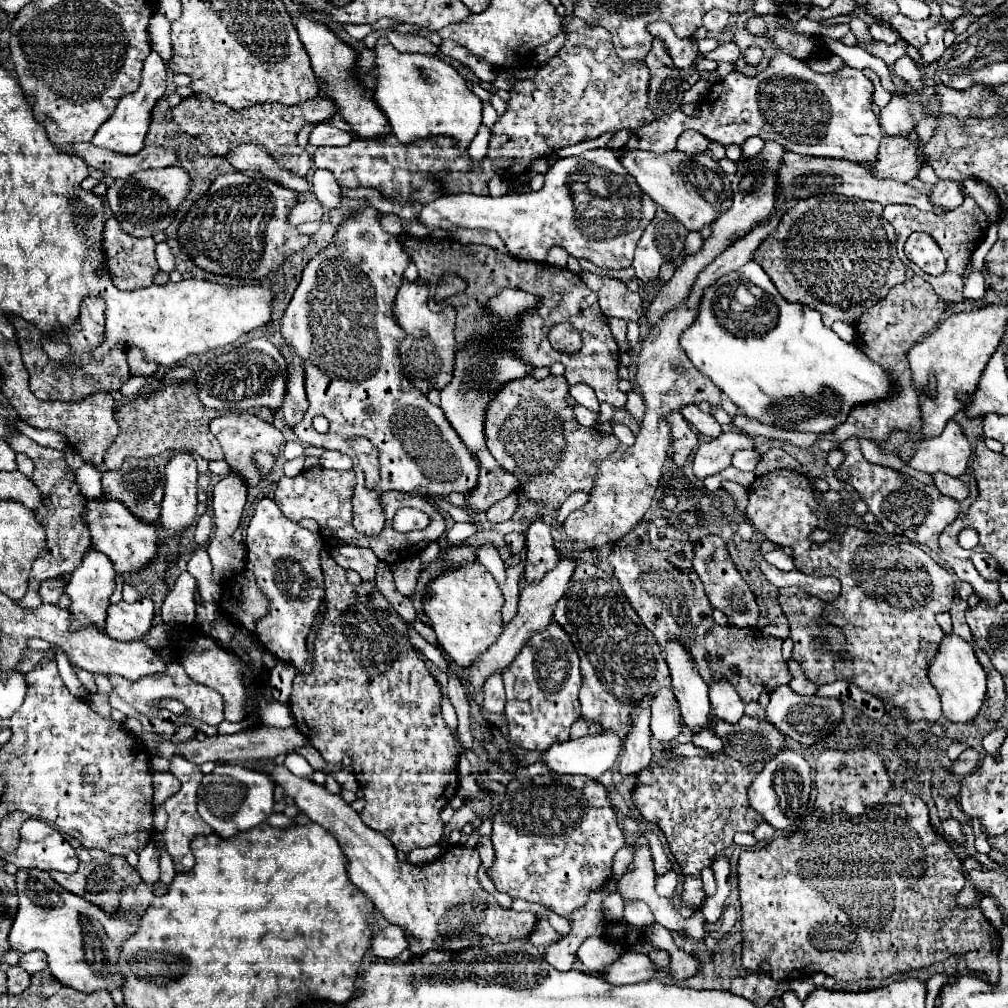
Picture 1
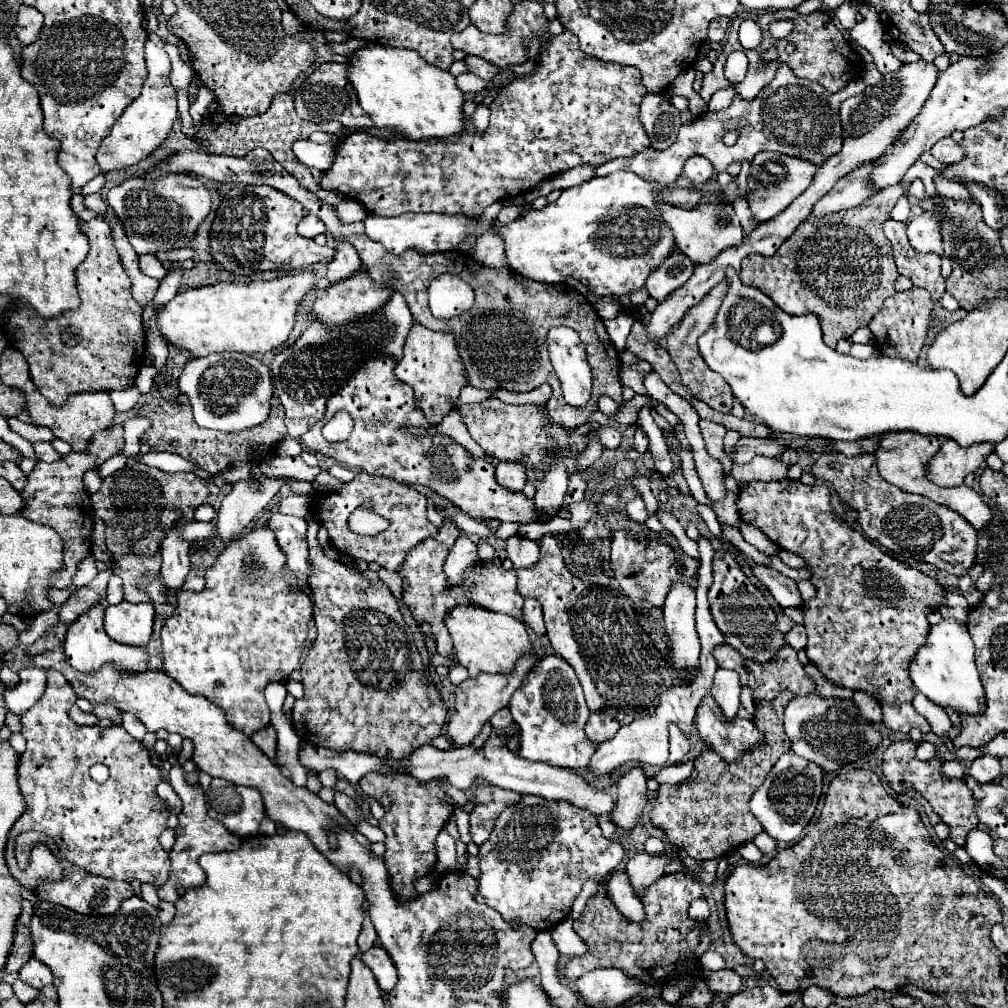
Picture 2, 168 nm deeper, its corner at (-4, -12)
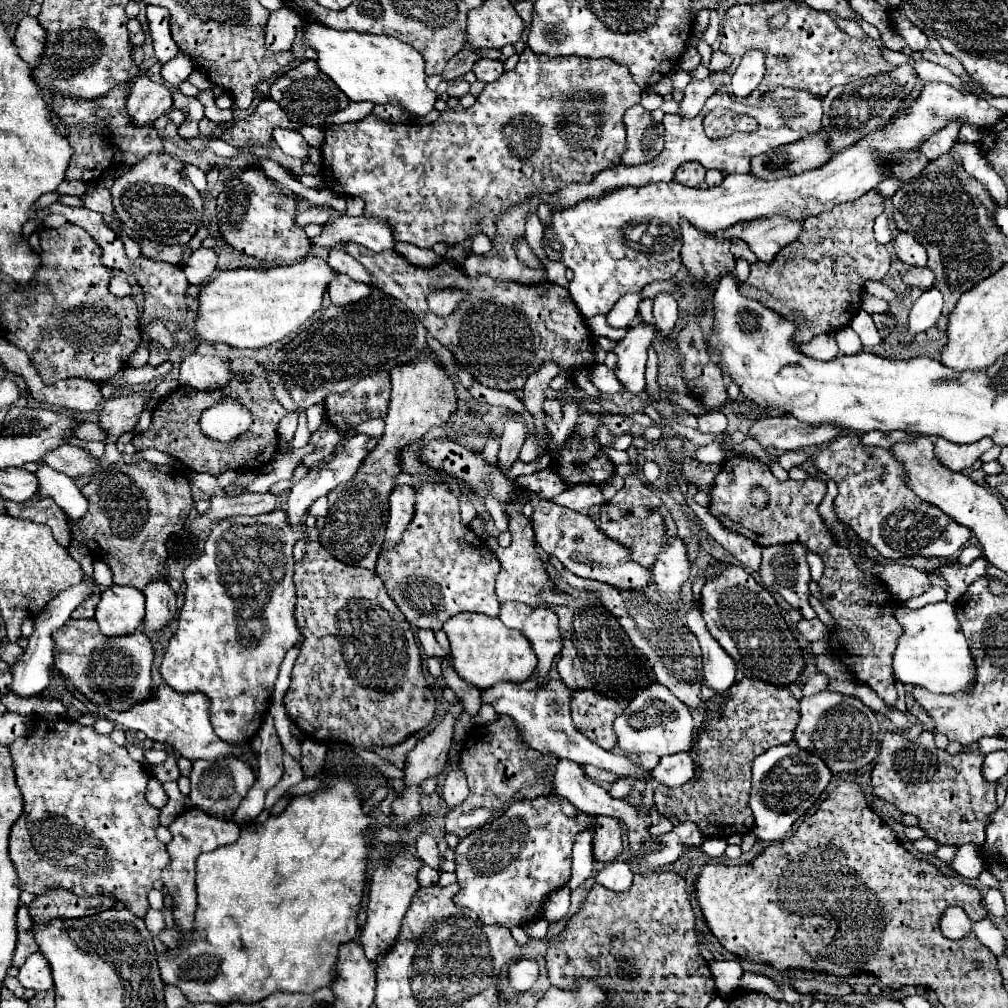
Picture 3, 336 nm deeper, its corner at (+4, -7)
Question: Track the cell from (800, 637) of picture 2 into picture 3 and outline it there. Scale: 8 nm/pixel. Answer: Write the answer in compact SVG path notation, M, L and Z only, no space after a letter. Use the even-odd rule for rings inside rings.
M814 618L814 620L800 620L796 628L798 628L800 636L802 636L804 640L808 640L808 642L824 640L824 638L828 636L828 628L826 628L818 618Z

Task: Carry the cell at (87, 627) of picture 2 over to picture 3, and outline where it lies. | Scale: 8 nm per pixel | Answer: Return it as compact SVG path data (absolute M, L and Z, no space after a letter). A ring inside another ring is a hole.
M94 618L70 620L62 630L54 634L54 644L54 666L66 678L70 678L74 688L80 690L88 700L96 704L108 704L112 710L126 710L150 696L150 668L154 650L142 630L118 638L108 638L98 630Z

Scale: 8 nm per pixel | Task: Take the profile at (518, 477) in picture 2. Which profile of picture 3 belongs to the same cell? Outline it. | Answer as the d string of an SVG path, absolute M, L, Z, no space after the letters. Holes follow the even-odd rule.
M510 418L504 424L504 434L500 436L500 452L498 452L498 466L510 470L512 464L518 460L520 448L524 444L526 424L522 418Z

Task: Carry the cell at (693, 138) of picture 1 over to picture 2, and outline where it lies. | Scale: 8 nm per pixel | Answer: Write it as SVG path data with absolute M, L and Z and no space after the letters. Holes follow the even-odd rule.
M690 157L684 165L684 177L692 183L706 183L714 177L714 167L704 157Z

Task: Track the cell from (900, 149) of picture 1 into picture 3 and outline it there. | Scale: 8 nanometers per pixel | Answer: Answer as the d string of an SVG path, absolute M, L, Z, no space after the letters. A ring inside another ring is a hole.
M772 216L770 220L748 220L746 224L734 224L734 228L726 228L724 236L726 238L736 236L736 238L748 242L748 246L758 256L758 260L770 262L780 248L784 248L786 244L790 244L790 242L794 242L798 238L798 234L802 232L804 220L806 218L802 218L802 220L786 220L786 216Z

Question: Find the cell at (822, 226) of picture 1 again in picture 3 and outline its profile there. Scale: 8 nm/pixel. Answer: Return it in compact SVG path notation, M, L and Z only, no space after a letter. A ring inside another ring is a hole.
M870 190L866 196L858 200L836 204L830 212L808 218L804 222L804 230L798 236L798 240L794 240L782 252L778 252L778 256L772 262L758 260L756 264L750 266L748 280L738 286L740 294L762 302L766 308L790 320L798 320L800 326L794 334L794 340L798 344L810 342L818 334L834 334L842 330L862 308L862 294L864 294L866 280L878 282L890 270L890 254L884 244L878 244L874 240L874 232L872 232L874 218L884 210L884 202L886 202L884 196L880 196L876 190Z

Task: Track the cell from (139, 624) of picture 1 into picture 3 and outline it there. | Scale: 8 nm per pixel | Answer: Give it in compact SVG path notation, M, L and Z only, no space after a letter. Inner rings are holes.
M110 586L102 592L94 618L106 636L132 634L144 620L144 594L130 586Z

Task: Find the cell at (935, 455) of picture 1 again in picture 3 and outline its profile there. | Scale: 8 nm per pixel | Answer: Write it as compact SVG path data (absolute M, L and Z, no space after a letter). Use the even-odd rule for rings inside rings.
M938 438L934 454L942 464L946 464L946 468L950 468L952 472L960 472L964 468L970 468L992 446L994 442L990 438L982 438L974 444L954 444L946 438Z

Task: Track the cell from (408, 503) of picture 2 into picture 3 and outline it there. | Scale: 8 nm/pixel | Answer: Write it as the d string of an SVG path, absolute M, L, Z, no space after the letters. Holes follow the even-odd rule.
M396 486L392 490L390 516L388 516L388 524L386 524L386 536L384 536L382 550L390 550L390 548L394 548L394 544L398 544L402 532L414 518L414 500L416 500L416 496L414 496L412 486Z

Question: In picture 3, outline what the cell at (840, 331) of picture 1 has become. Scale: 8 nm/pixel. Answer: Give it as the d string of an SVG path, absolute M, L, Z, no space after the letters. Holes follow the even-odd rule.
M860 310L860 312L854 316L854 320L850 322L850 326L852 326L852 330L860 336L862 344L864 344L866 348L872 348L872 346L876 346L876 344L882 342L880 334L878 334L878 330L876 330L876 326L874 326L874 320L872 320L872 316L870 316L868 312Z

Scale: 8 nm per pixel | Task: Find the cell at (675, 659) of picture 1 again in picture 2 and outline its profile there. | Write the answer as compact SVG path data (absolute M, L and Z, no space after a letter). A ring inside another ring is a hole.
M674 581L670 585L670 593L664 601L664 625L670 637L670 657L672 671L678 669L694 669L698 667L698 635L694 625L694 609L696 609L696 591L688 583Z

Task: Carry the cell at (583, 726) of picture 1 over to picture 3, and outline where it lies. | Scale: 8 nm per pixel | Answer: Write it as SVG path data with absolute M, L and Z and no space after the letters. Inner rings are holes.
M580 690L572 694L572 720L592 742L604 750L612 750L616 744L612 722L624 712L626 706L626 700L604 698L590 690Z

